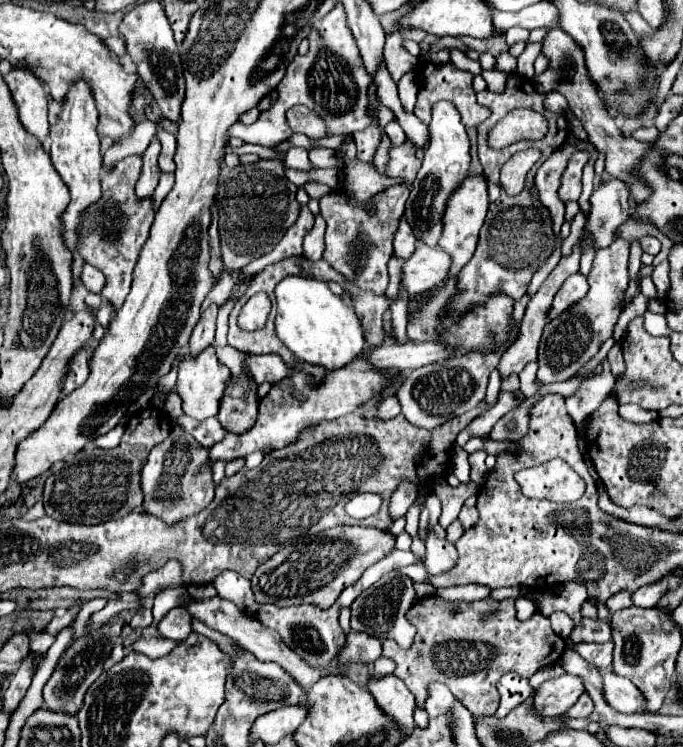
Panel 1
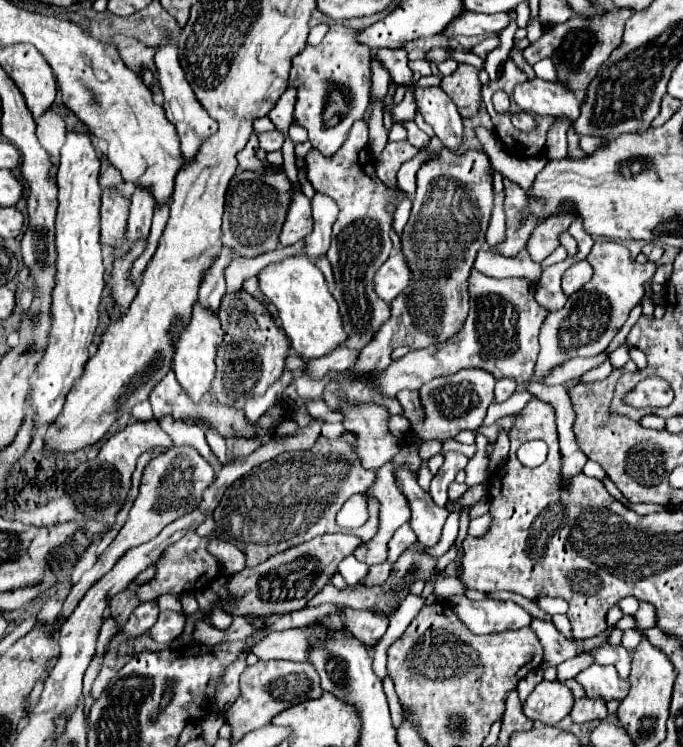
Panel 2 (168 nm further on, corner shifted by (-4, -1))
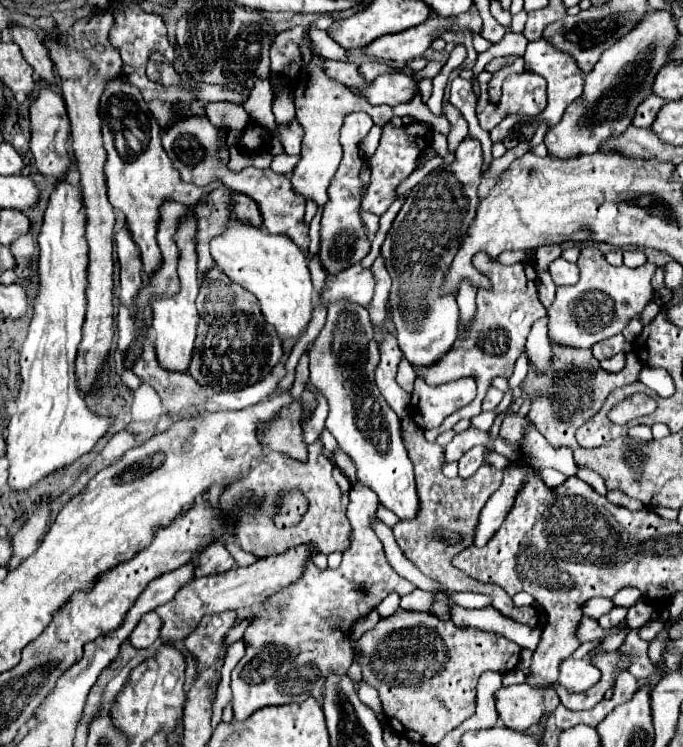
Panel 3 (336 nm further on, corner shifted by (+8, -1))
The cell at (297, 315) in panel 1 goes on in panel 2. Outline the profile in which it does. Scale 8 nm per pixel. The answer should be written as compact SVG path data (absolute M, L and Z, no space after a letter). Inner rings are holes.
M308 255L286 257L278 263L270 263L256 277L260 291L278 309L282 329L290 337L296 353L300 353L304 359L316 359L344 343L346 333L342 329L338 303L328 291L322 271L312 263Z

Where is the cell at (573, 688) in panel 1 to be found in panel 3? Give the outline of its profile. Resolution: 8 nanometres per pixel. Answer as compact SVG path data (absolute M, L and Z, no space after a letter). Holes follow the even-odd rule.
M528 683L502 687L496 693L496 711L500 721L514 731L528 731L544 715L558 707L556 691L550 687L532 687Z

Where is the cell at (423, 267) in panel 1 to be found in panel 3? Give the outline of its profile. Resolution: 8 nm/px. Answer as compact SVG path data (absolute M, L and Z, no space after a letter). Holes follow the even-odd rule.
M352 265L346 271L326 279L322 301L328 305L336 299L348 299L368 307L374 297L374 285L376 285L376 279L370 269L362 265Z

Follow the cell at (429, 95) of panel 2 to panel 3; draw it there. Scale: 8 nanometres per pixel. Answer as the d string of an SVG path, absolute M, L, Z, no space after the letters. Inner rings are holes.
M394 73L394 75L380 75L366 89L354 89L356 93L364 95L370 105L398 105L408 103L416 95L420 95L418 85L412 81L410 75Z

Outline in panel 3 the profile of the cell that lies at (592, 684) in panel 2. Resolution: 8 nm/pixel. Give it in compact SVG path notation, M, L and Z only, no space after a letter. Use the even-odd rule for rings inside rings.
M566 659L560 665L558 683L570 693L582 693L600 681L600 669L590 659Z

